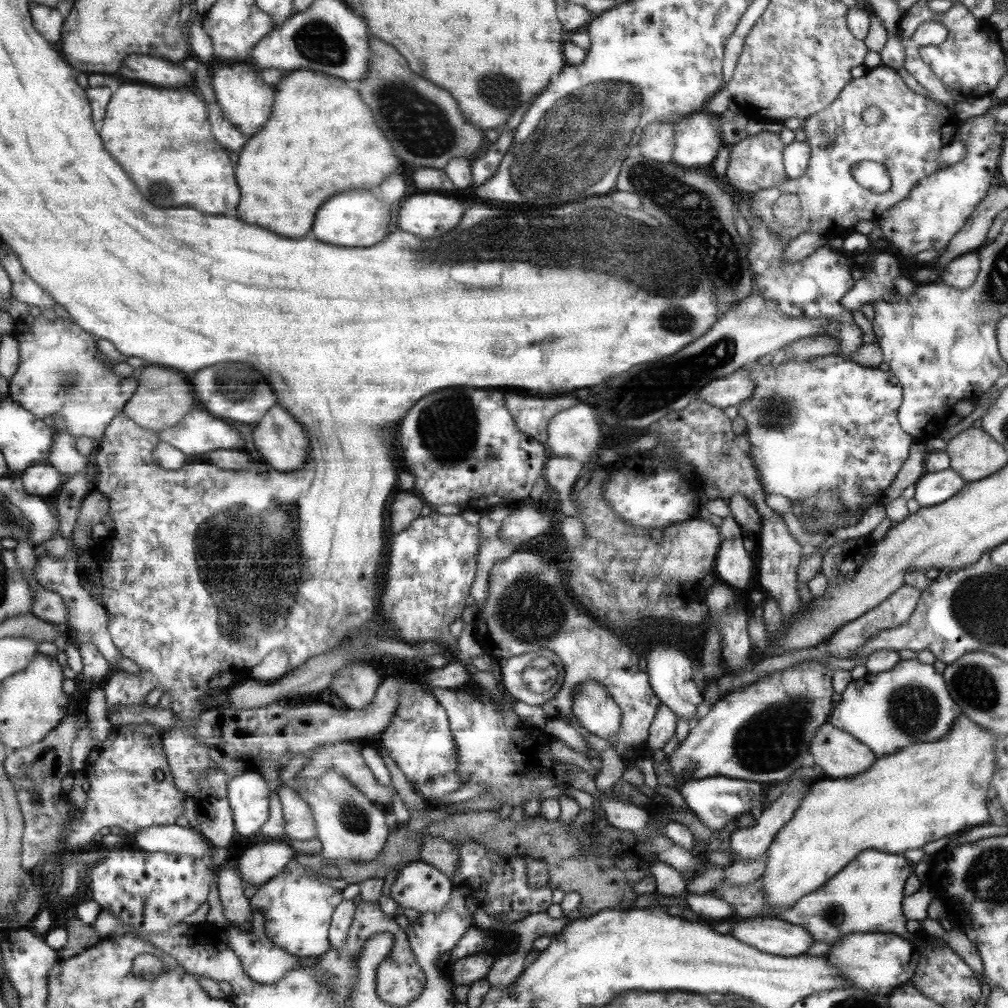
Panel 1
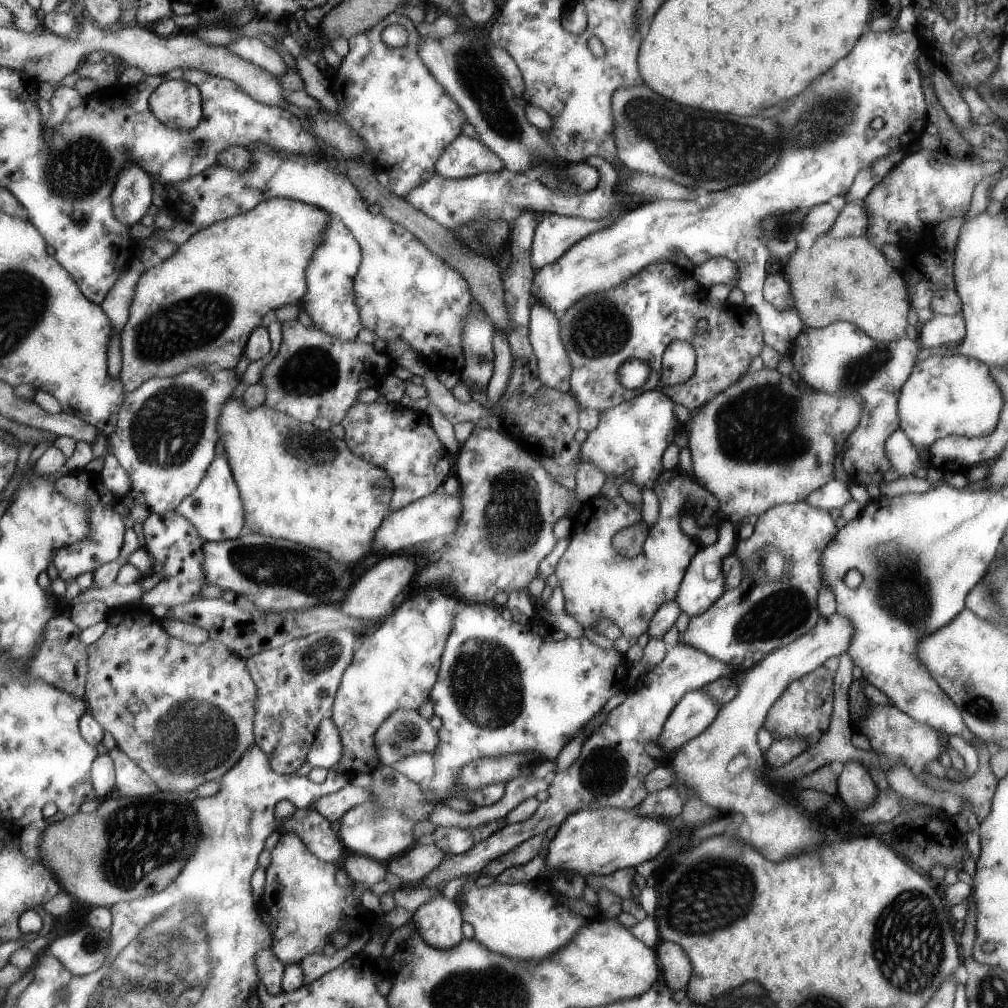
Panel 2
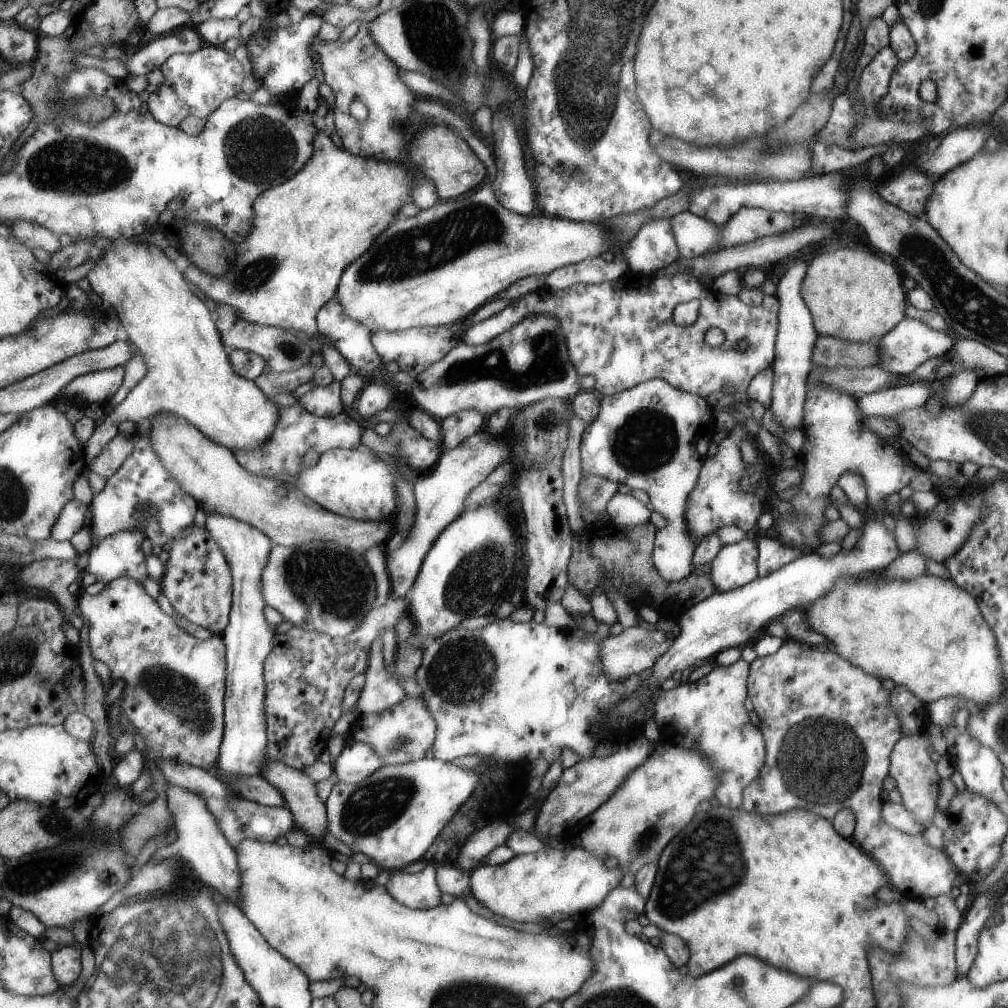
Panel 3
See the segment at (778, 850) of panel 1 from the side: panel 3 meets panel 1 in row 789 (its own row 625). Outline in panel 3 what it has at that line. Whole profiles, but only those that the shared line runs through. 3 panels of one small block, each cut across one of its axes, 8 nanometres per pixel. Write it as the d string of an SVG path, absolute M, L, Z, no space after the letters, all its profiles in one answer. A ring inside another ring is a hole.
M930 573L924 576L914 578L914 580L892 580L892 582L884 582L884 580L873 580L870 577L861 580L842 580L834 586L834 591L824 598L820 598L808 607L808 624L818 634L822 634L830 642L830 648L842 655L846 662L850 662L852 666L865 670L866 674L874 675L874 678L890 678L896 685L908 688L912 694L916 695L926 705L932 701L946 696L958 696L958 698L966 698L966 700L974 700L982 706L990 704L990 702L1000 702L1000 698L1006 694L1006 678L1002 672L1002 660L1000 660L1000 652L998 652L998 642L994 632L990 630L990 626L978 608L978 603L974 598L970 600L970 594L962 587L955 586L952 579L943 579L941 577L930 576Z

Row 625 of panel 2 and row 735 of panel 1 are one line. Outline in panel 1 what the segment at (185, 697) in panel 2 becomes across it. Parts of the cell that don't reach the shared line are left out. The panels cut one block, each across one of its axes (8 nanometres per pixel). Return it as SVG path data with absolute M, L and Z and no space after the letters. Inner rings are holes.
M132 724L119 726L110 734L110 738L98 747L87 760L87 774L90 776L91 789L88 794L87 806L83 809L83 817L73 822L66 831L66 850L72 853L86 850L94 836L102 828L120 826L123 832L140 832L150 826L174 824L180 815L184 815L186 794L174 784L174 776L169 768L169 757L166 756L164 741L160 728L154 724Z

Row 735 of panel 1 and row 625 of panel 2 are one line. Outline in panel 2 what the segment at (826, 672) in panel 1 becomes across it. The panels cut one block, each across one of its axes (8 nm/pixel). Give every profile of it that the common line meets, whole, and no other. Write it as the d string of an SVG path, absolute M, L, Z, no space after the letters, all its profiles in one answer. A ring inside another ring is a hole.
M806 501L778 504L758 515L752 536L737 539L738 558L746 558L746 548L778 548L789 559L789 567L780 580L759 580L744 565L742 582L727 589L700 616L690 618L678 644L698 648L718 662L739 666L746 652L772 653L806 632L821 618L817 598L822 587L822 554L838 534L836 520L826 509L810 506Z

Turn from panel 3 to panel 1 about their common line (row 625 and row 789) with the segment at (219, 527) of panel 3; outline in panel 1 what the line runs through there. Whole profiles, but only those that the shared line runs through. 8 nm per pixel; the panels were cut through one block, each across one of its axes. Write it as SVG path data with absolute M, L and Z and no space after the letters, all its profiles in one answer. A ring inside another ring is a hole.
M244 771L227 782L237 836L254 836L268 820L268 784L256 771Z

